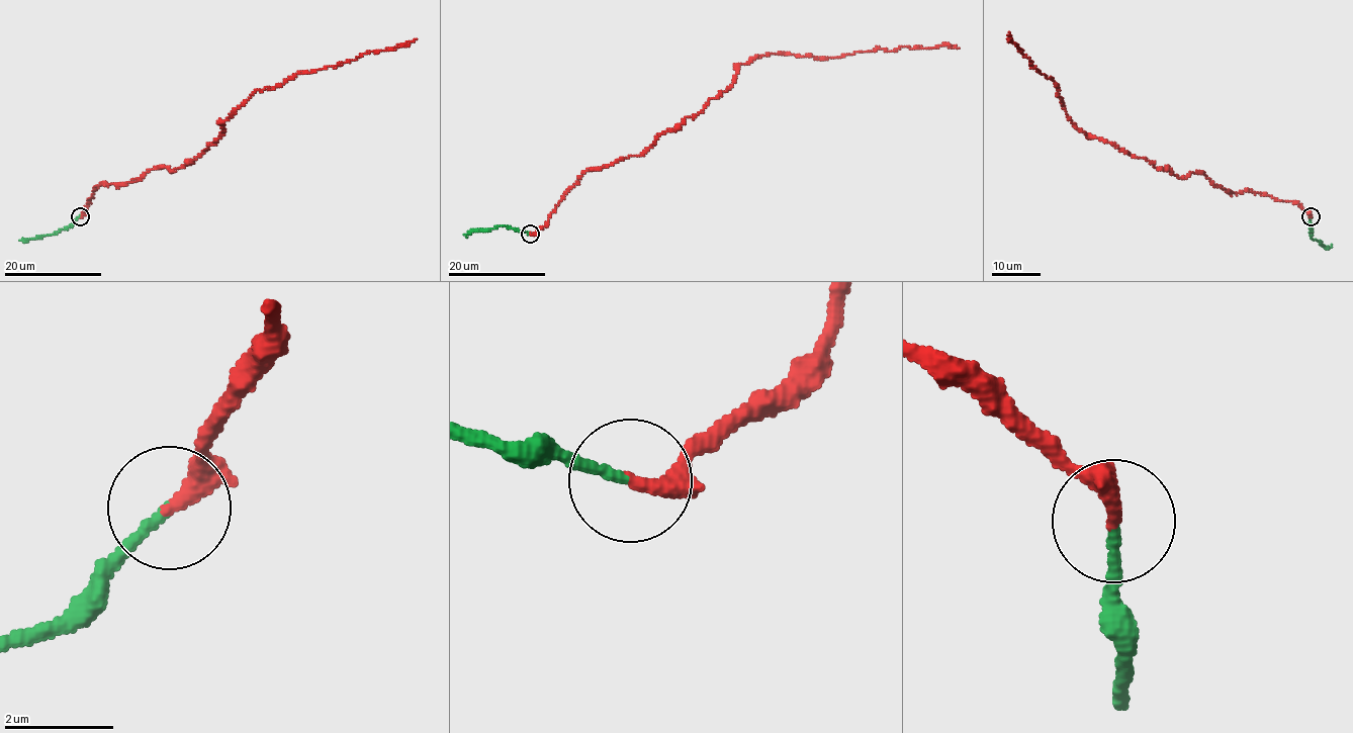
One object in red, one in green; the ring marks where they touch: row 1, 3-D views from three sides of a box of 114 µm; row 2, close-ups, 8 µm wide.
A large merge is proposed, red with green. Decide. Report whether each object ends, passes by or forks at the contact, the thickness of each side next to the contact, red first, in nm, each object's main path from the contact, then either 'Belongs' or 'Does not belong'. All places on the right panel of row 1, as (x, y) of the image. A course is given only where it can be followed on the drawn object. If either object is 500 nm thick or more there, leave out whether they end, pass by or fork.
At the ring red passes by. At the ring green ends. Thickness 240 nm (red) against 180 nm. Course of red: (1311, 216), (1292, 201), (1232, 192), (1201, 173), (1180, 177), (1091, 139), (1008, 32). Course of green: (1311, 216), (1312, 238), (1330, 247). Belongs

